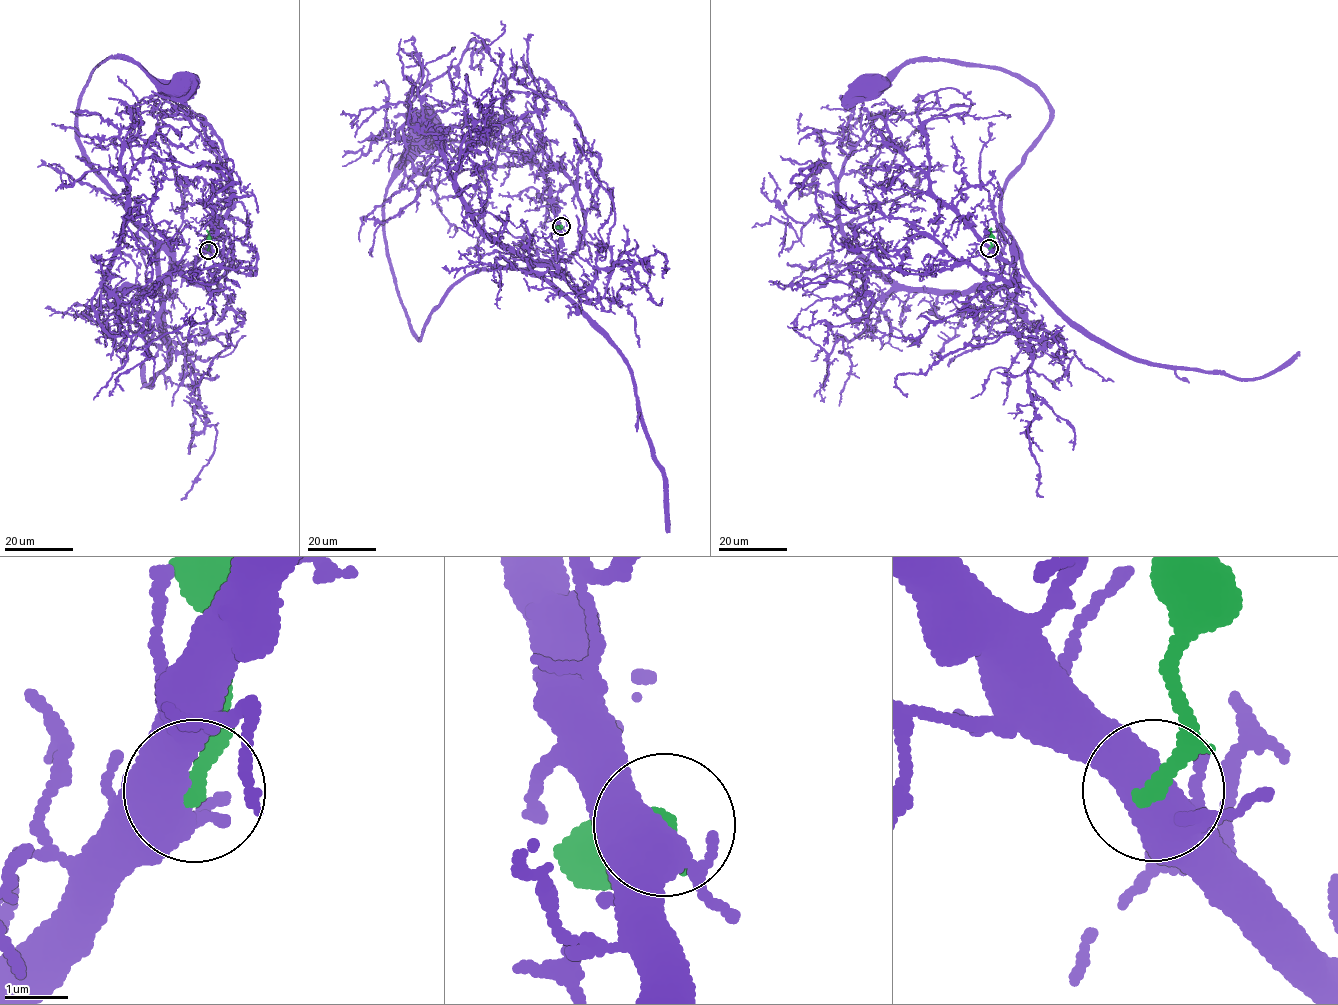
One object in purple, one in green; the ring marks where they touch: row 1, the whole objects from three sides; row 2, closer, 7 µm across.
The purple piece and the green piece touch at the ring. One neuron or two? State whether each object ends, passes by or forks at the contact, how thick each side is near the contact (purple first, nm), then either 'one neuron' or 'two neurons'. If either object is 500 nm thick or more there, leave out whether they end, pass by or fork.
purple forks there; green ends there; 440 nm thick on the purple side, 280 nm on the other; two neurons

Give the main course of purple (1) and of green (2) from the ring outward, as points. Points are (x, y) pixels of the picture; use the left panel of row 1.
1: (207, 249), (180, 265), (159, 248), (77, 132), (90, 75), (109, 58), (188, 82)
2: (208, 249), (206, 230)

